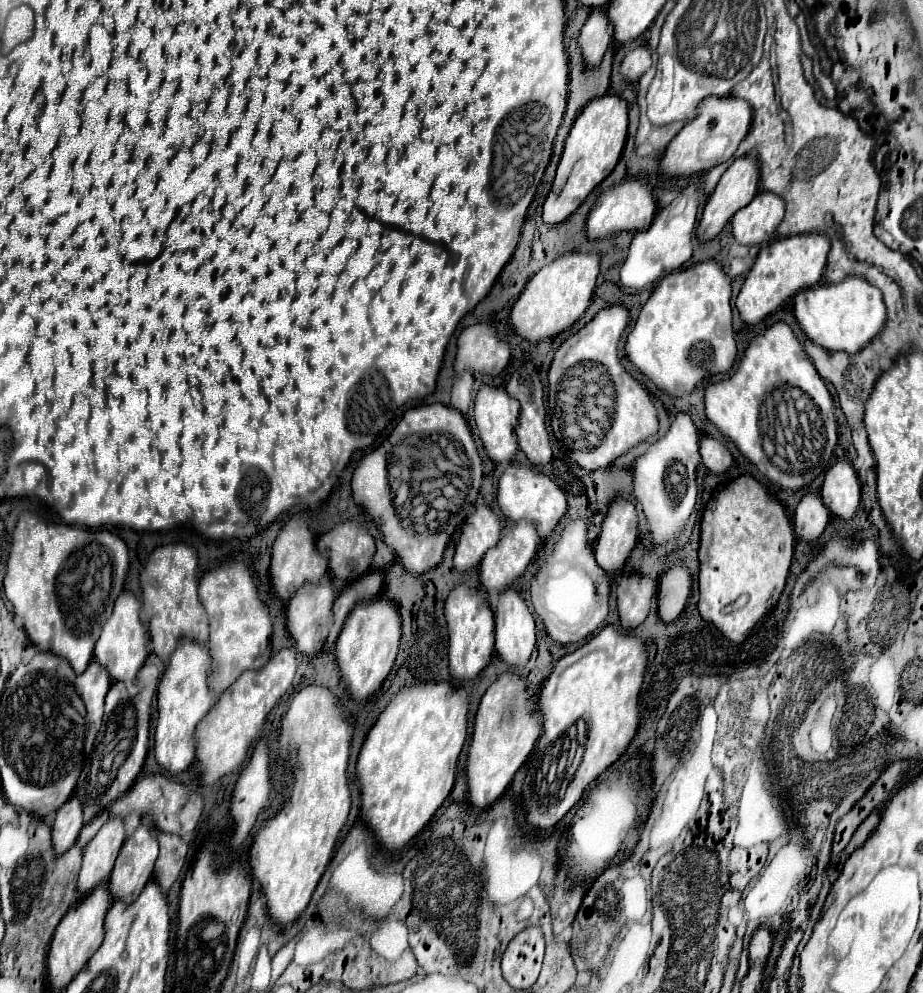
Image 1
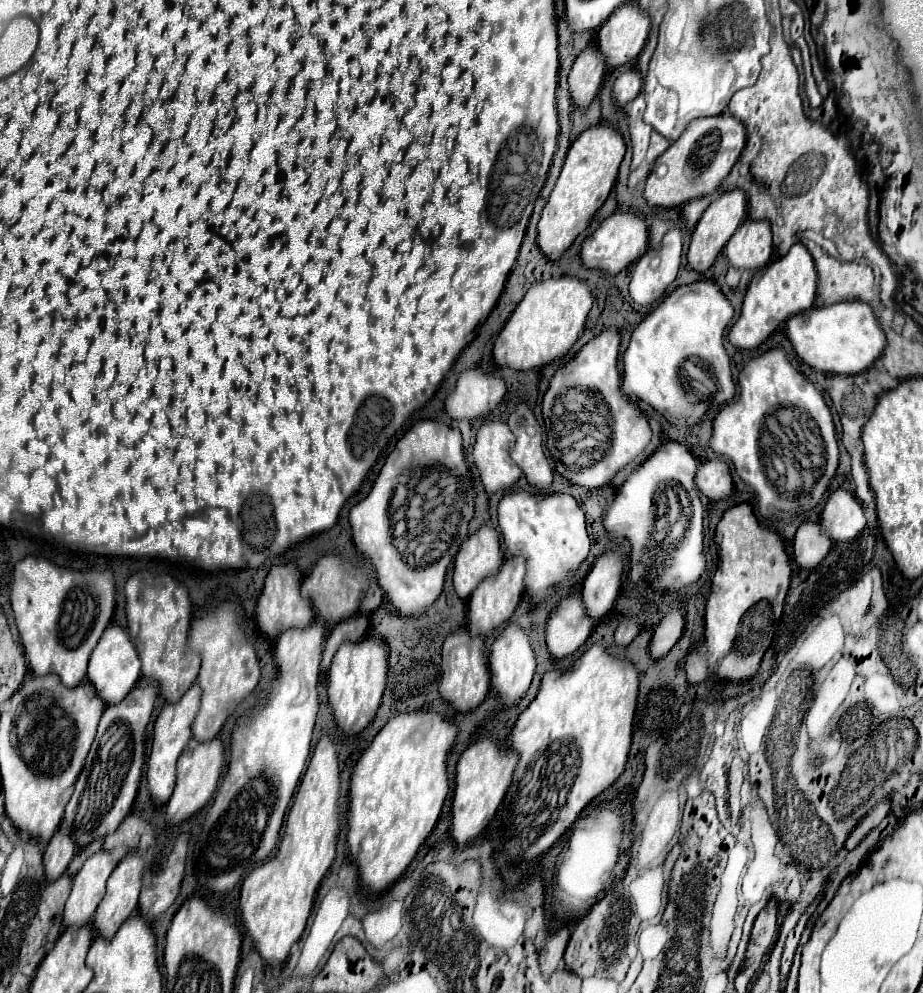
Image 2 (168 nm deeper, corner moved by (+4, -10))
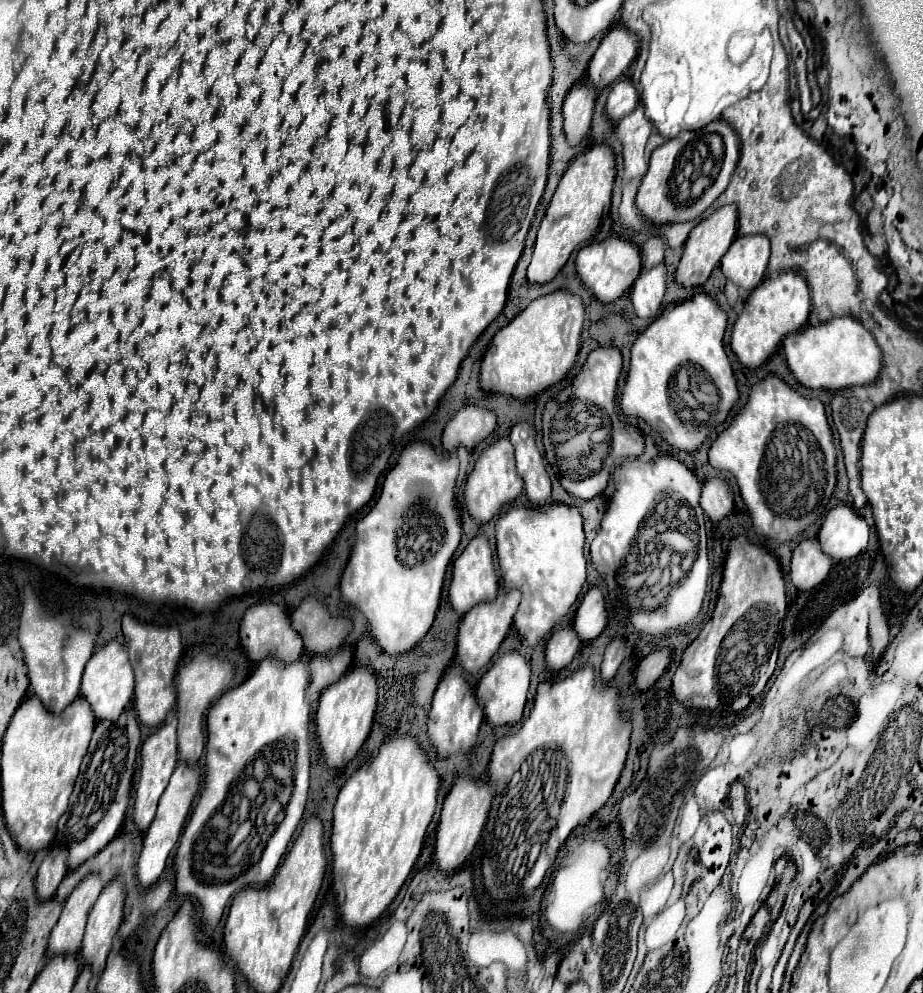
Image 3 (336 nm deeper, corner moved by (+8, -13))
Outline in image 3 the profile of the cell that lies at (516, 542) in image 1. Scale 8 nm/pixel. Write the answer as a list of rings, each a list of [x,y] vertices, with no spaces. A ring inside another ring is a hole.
[[[501,588],[497,600],[489,604],[477,604],[477,608],[465,614],[465,618],[459,624],[459,634],[457,634],[457,660],[465,672],[477,674],[481,668],[485,668],[491,662],[501,642],[505,640],[505,636],[511,630],[517,606],[519,606],[519,592]]]

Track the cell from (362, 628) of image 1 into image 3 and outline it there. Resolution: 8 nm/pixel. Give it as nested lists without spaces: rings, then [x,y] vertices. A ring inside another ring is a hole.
[[[351,668],[335,684],[331,684],[319,700],[315,714],[315,734],[319,738],[321,752],[329,772],[345,768],[361,750],[363,742],[369,736],[373,716],[377,708],[377,680],[367,668]]]

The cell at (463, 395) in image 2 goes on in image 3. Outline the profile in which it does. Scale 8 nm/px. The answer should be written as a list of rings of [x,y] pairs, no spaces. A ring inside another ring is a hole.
[[[467,404],[445,426],[445,432],[441,438],[443,450],[445,454],[451,454],[461,446],[467,450],[473,450],[485,438],[489,438],[493,428],[495,428],[495,414],[491,410]]]

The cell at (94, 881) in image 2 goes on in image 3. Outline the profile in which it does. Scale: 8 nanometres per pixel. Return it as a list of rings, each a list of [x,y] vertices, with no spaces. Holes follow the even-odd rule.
[[[89,874],[87,878],[83,878],[77,884],[77,888],[65,900],[59,922],[55,924],[55,928],[49,936],[47,958],[79,952],[89,910],[97,902],[101,890],[103,890],[103,882],[97,874]]]

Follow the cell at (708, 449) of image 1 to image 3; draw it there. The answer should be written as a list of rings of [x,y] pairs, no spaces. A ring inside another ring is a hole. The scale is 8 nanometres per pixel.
[[[711,478],[703,484],[701,492],[701,508],[711,518],[713,524],[719,524],[733,510],[733,494],[729,490],[727,480]]]

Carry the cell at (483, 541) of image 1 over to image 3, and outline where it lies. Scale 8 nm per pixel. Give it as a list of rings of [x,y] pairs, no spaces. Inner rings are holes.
[[[483,534],[475,536],[467,548],[461,552],[461,556],[453,562],[453,580],[449,586],[449,600],[457,614],[467,614],[473,606],[481,602],[493,602],[499,592],[499,580],[495,576],[495,564],[493,564],[493,552],[489,548],[489,542]]]

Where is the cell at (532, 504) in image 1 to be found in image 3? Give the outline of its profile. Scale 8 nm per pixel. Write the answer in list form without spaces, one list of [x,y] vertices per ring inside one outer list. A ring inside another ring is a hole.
[[[549,504],[539,508],[509,506],[497,520],[497,562],[507,590],[521,592],[521,604],[513,626],[521,640],[535,648],[569,614],[585,584],[585,532],[575,506]]]

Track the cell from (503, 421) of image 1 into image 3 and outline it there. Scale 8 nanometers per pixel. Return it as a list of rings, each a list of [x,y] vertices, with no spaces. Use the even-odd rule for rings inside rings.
[[[507,438],[497,440],[493,446],[483,450],[481,458],[477,460],[467,486],[465,486],[465,504],[471,518],[475,518],[479,524],[491,522],[505,506],[513,504],[517,496],[523,492],[523,482],[519,480],[519,474],[515,472],[515,458],[513,458],[513,446]]]

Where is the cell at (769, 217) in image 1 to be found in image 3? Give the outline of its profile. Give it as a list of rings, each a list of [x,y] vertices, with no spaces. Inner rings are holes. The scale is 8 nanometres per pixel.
[[[763,234],[737,236],[721,260],[721,270],[737,288],[757,288],[767,272],[771,248],[769,238]]]

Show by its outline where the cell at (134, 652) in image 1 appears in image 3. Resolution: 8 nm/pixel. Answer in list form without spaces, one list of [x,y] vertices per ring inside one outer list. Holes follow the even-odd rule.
[[[109,642],[105,648],[97,650],[91,660],[87,662],[83,682],[81,682],[81,696],[89,702],[97,720],[117,720],[123,708],[133,698],[133,668],[129,664],[129,656],[125,652],[125,644]]]

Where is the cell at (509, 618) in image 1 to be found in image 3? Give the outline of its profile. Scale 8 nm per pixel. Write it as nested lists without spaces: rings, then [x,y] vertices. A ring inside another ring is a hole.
[[[507,652],[493,662],[493,666],[487,670],[487,674],[481,678],[477,686],[477,702],[483,708],[485,720],[491,726],[511,726],[523,718],[529,680],[531,680],[531,668],[521,654]]]

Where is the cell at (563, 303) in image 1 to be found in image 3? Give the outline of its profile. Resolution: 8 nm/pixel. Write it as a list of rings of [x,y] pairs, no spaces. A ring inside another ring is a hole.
[[[565,290],[533,300],[517,318],[493,336],[481,362],[479,382],[483,392],[505,394],[527,402],[561,382],[573,368],[579,352],[583,312],[581,298]]]

